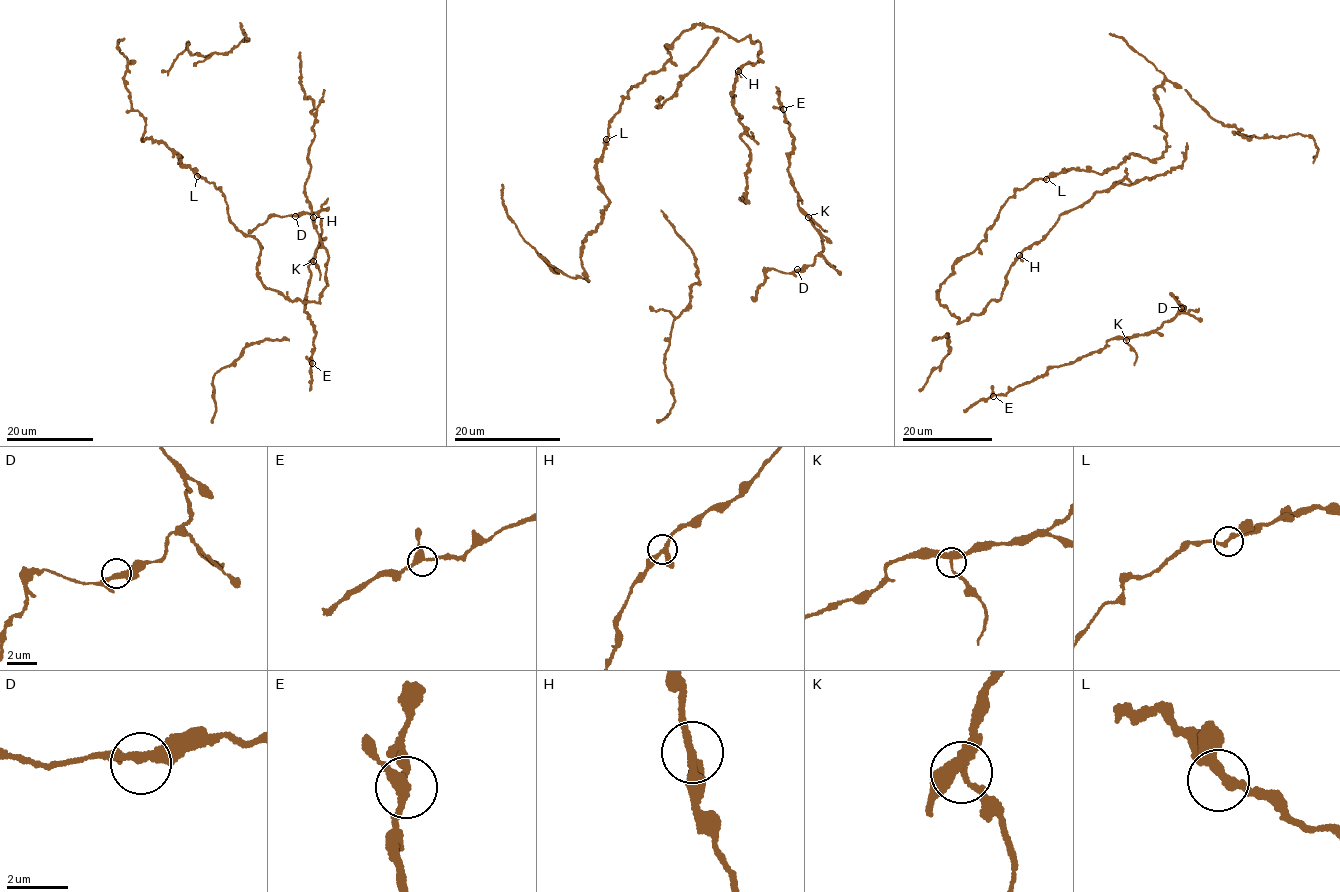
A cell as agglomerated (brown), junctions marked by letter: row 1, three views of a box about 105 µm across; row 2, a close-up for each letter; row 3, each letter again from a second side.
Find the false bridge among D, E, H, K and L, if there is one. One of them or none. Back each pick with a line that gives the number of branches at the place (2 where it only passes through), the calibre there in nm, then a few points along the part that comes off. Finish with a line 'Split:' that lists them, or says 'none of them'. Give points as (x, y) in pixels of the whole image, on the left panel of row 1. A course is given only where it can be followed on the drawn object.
K: 3 | 240 nm | (313, 261), (319, 268), (320, 280)
Split: K

